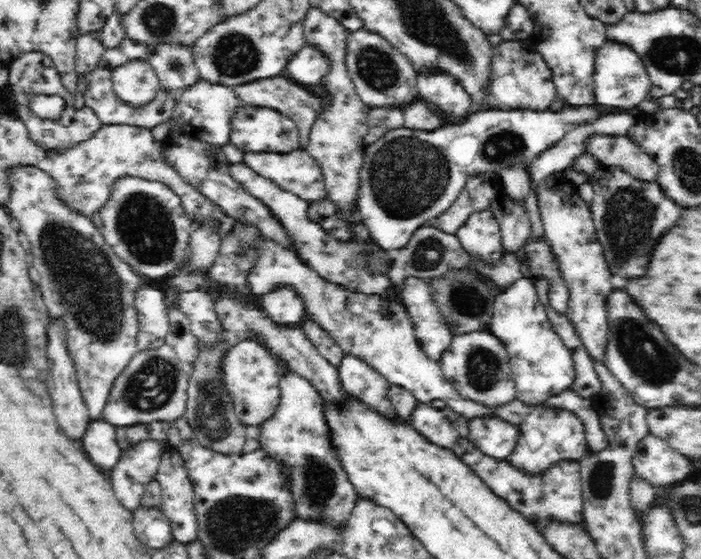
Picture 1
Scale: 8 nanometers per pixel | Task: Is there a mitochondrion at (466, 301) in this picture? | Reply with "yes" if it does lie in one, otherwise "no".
yes

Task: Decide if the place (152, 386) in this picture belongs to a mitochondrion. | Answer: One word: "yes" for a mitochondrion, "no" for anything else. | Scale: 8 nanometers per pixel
yes

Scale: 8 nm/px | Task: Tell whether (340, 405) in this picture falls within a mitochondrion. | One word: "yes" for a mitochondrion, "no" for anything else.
no

